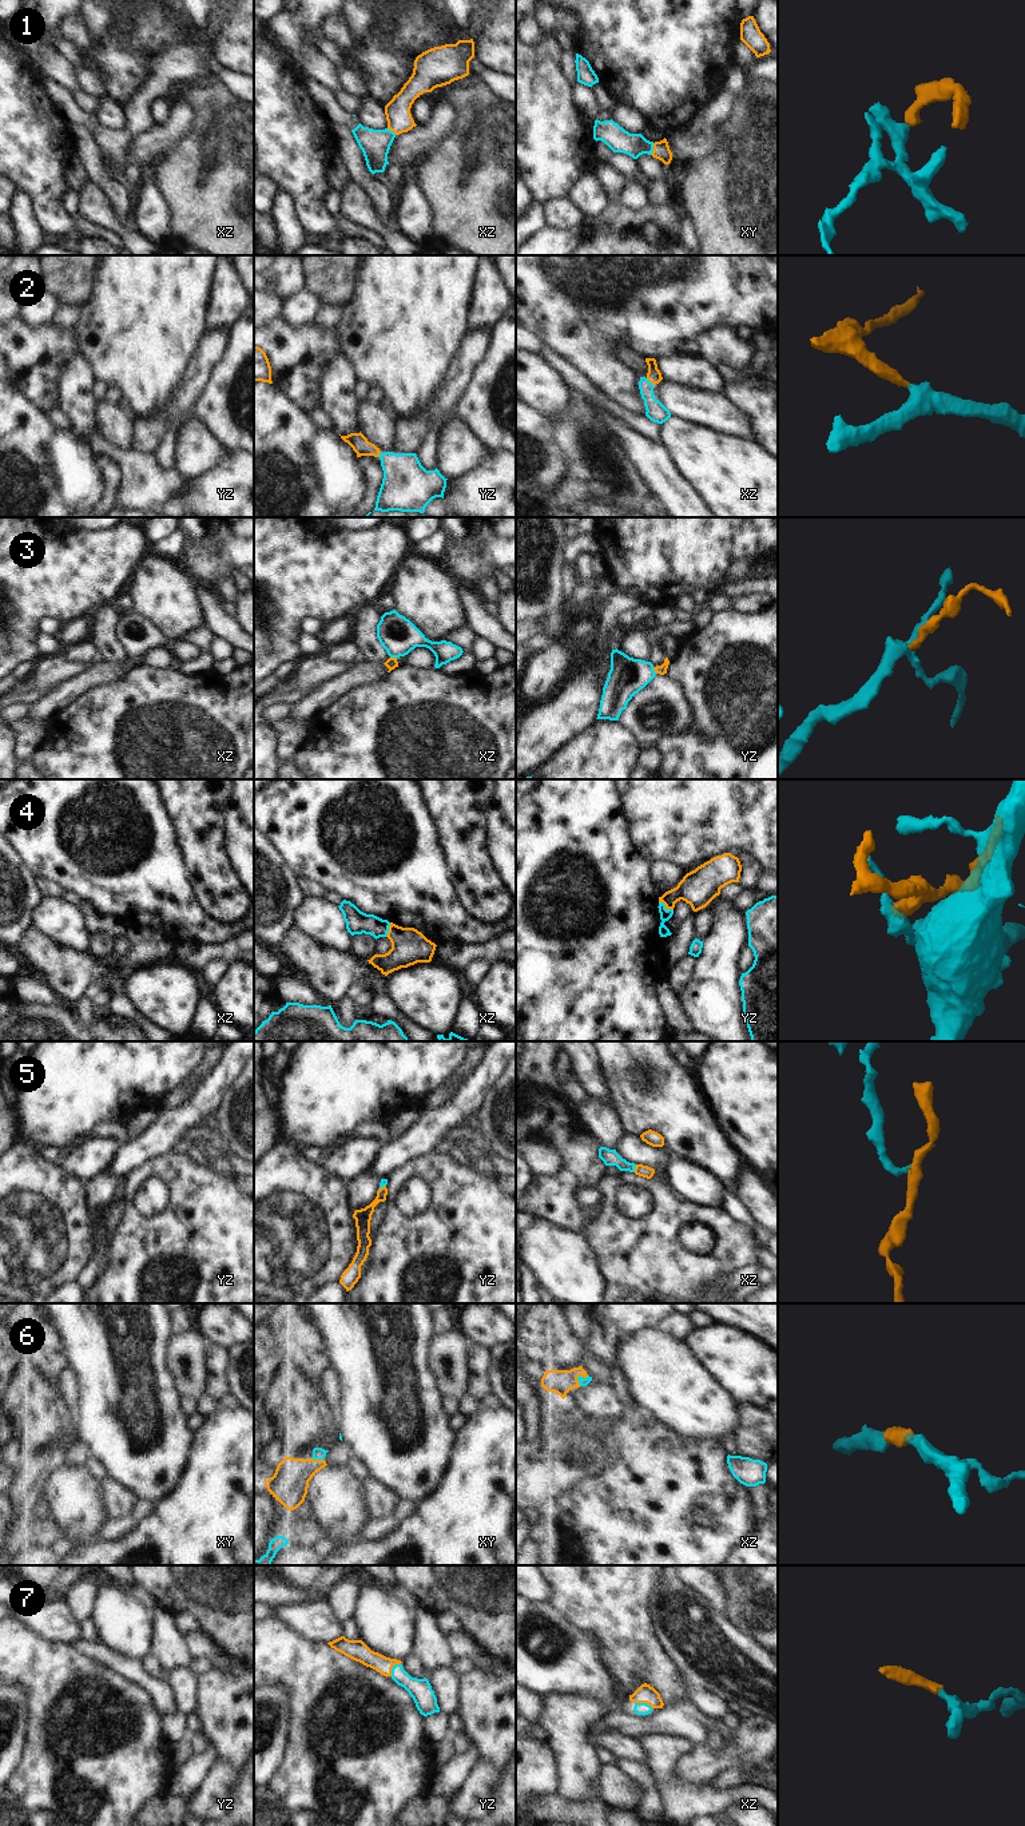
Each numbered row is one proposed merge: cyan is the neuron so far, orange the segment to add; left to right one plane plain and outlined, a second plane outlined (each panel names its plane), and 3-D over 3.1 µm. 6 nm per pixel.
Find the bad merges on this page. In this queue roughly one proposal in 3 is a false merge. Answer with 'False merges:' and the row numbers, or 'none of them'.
False merges: 4

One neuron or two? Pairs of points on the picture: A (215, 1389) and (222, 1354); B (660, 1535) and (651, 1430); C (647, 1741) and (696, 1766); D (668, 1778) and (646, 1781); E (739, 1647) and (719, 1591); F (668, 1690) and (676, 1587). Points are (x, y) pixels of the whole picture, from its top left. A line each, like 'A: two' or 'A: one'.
A: one
B: one
C: two
D: two
E: two
F: two

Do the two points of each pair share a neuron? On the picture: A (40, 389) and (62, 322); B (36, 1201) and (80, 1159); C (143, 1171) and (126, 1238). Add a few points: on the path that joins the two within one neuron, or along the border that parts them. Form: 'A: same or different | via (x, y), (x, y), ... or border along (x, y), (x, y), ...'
A: different | border along (46, 325), (63, 332), (72, 330)
B: different | border along (59, 1162), (84, 1185)
C: same | via (169, 1179), (175, 1186), (175, 1205), (151, 1231)

